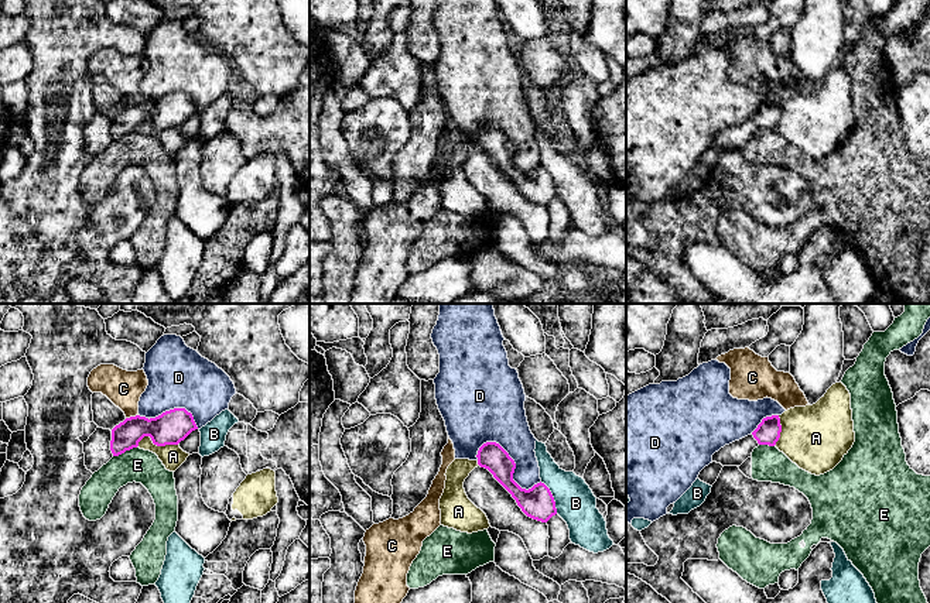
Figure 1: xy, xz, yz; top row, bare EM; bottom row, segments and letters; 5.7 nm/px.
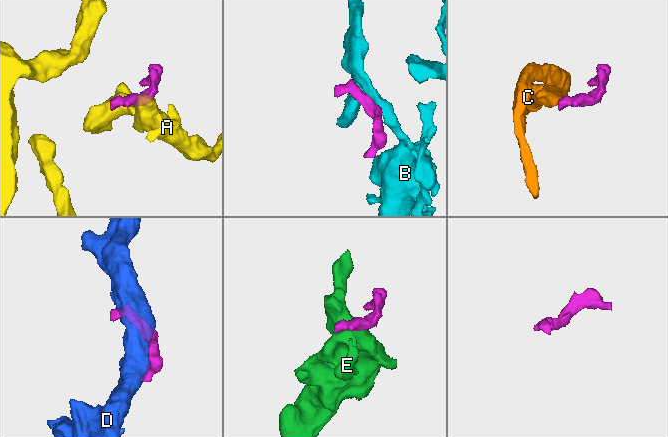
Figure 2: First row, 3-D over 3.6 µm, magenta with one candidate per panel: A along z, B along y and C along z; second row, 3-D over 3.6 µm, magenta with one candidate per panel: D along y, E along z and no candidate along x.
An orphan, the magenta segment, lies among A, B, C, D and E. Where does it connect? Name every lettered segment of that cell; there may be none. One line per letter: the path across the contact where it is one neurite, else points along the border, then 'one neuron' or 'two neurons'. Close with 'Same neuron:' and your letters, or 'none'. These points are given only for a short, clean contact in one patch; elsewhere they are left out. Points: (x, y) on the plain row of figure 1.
A: border along xy (177, 129), (156, 129), (149, 120), (144, 120), (136, 130); two neurons
B: border along xz (540, 165), (549, 172), (557, 196); two neurons
C: border along xy (137, 98), (126, 102); two neurons
D: two neurons
E: border along xy (136, 130), (113, 140); two neurons
Same neuron: none

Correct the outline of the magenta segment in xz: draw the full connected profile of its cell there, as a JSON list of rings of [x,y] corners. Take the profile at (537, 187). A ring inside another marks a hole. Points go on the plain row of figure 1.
[[[483,127],[476,141],[478,148],[493,158],[493,161],[512,178],[527,201],[547,206],[557,198],[554,181],[544,167],[540,165],[526,174],[513,164],[516,147],[499,127]]]

